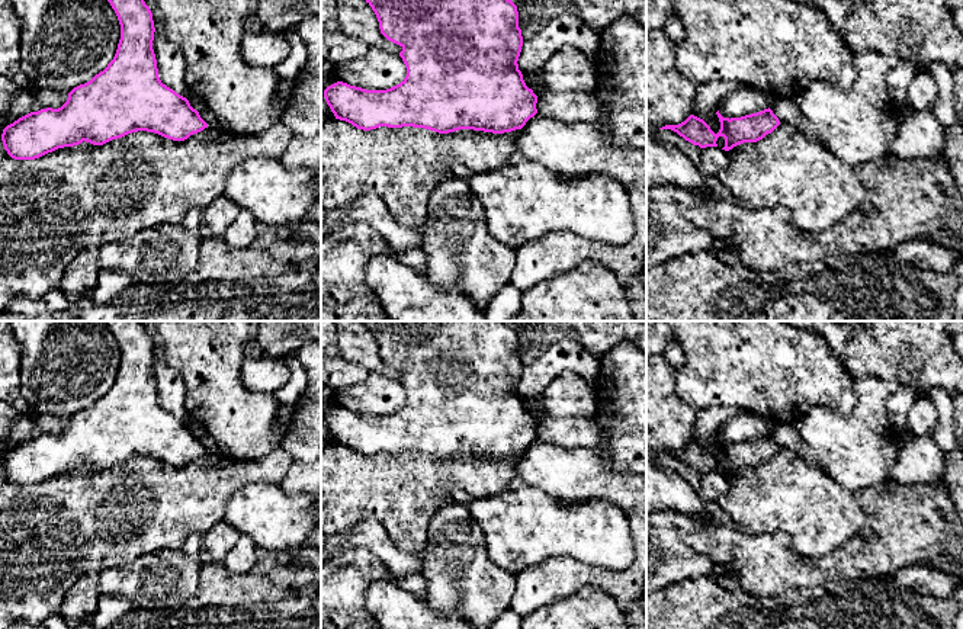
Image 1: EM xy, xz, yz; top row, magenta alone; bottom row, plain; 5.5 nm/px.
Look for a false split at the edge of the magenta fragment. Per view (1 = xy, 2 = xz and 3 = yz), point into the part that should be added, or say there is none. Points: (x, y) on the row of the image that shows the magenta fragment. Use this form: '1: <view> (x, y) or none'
1: none
2: none
3: none

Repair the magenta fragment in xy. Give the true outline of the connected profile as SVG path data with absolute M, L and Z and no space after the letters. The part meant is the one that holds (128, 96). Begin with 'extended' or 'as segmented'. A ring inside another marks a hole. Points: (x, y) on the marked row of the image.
as segmented | M107 0L121 25L116 54L107 67L90 81L74 87L67 102L58 107L31 112L3 129L1 141L15 160L35 160L58 148L74 147L83 141L103 145L128 134L147 131L173 141L184 141L208 128L189 100L158 77L153 49L154 20L144 0Z

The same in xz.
as segmented | M366 0L375 12L381 33L399 45L399 57L407 67L405 78L386 90L366 90L337 81L324 90L324 97L336 119L357 129L379 126L424 128L439 134L474 129L504 134L521 129L537 113L537 96L529 89L519 70L523 46L517 6L511 0Z

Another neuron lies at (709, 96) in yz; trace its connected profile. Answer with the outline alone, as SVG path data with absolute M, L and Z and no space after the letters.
M710 81L699 86L691 115L703 119L718 134L720 122L716 115L720 102L732 92L748 87L744 83Z

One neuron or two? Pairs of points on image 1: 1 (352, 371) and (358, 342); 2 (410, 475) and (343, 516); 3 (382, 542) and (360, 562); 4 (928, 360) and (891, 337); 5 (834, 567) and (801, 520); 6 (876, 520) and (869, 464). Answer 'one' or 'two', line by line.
1: two
2: one
3: two
4: one
5: two
6: two

